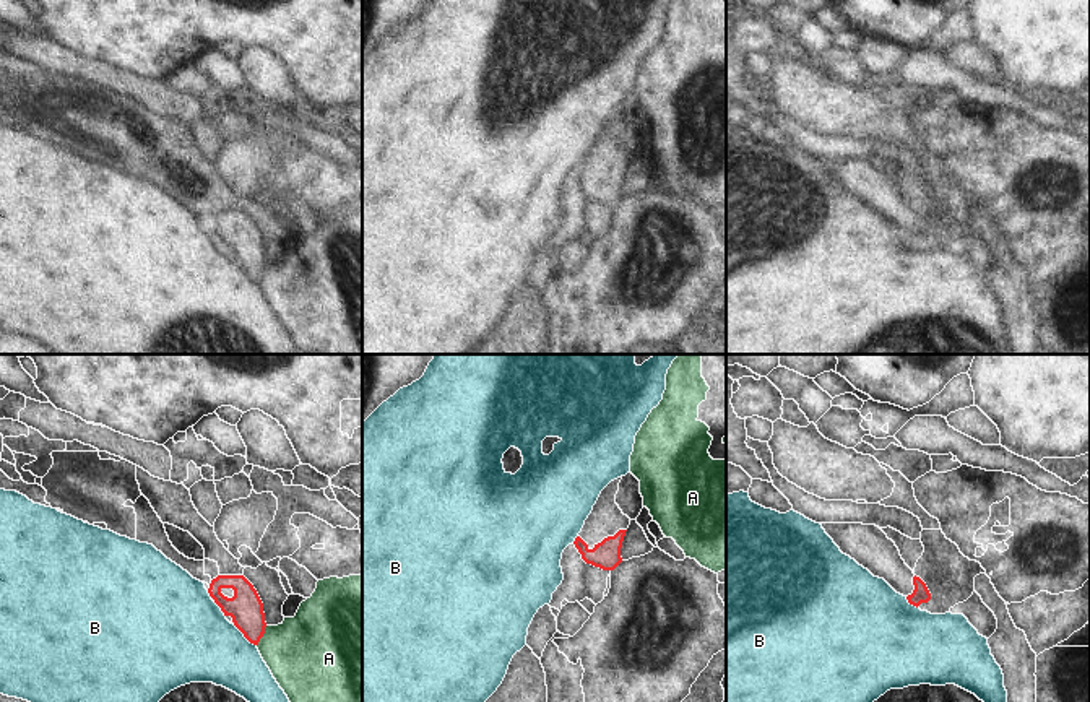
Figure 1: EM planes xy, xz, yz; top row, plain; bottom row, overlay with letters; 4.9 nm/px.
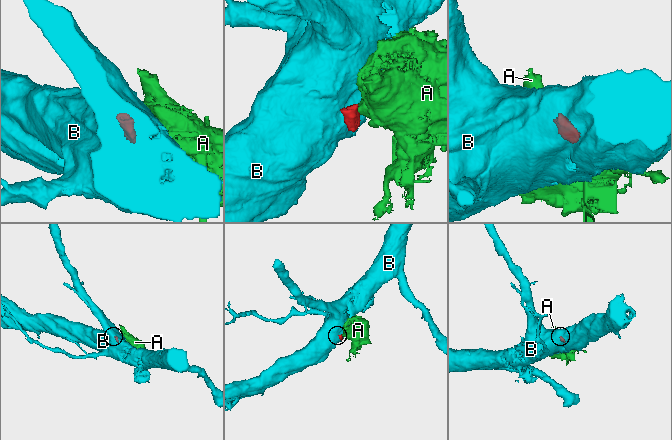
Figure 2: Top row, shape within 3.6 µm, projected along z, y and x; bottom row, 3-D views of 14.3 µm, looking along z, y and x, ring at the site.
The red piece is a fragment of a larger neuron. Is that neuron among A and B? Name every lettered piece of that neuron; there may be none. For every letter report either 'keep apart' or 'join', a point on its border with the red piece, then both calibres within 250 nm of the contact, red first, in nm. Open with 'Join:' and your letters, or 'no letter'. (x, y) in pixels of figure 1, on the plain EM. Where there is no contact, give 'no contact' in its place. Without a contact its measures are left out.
Join: no letter
A: keep apart; contact xy (262, 272); calibres 170 and 400 nm
B: keep apart; contact xy (244, 272); calibres 170 and 400 nm

